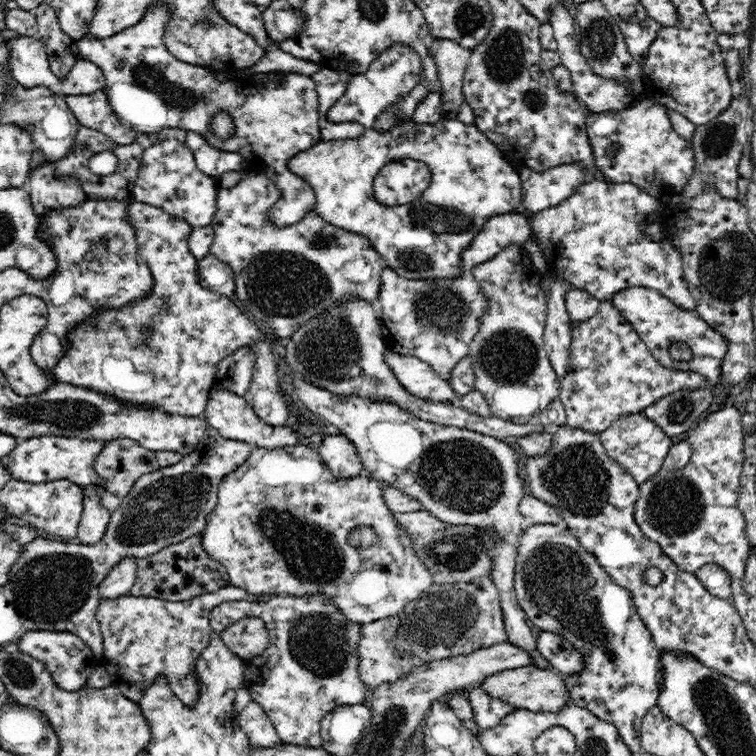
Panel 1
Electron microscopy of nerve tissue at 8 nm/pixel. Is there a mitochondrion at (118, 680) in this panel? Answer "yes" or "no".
no

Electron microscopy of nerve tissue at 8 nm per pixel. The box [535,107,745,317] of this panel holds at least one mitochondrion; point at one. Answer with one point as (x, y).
(716, 140)

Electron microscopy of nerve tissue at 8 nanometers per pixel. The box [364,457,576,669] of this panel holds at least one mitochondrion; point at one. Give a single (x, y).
(444, 616)

